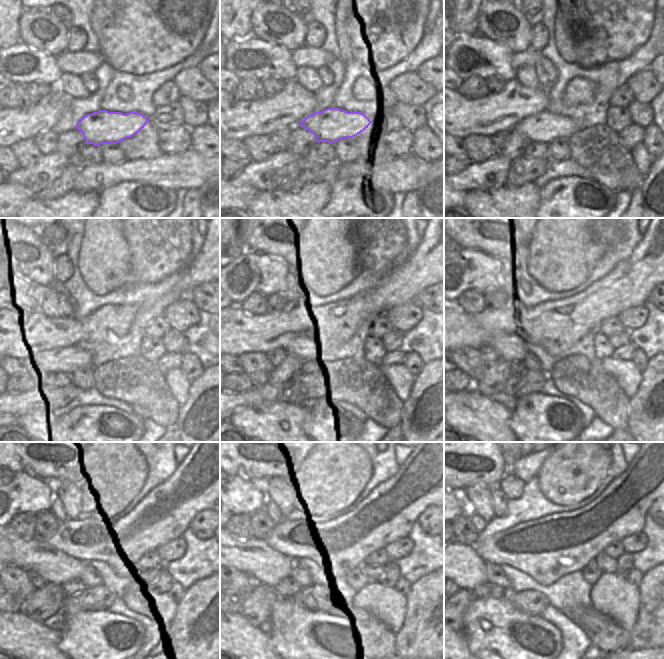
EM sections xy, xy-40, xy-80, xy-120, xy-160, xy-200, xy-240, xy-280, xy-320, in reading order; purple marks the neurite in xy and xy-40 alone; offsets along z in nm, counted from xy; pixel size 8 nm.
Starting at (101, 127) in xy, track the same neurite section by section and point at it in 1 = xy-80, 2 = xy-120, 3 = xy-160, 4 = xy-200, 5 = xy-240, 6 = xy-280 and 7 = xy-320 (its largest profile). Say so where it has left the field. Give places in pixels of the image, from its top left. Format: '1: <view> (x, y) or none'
1: xy-80 (545, 127)
2: xy-120 (93, 354)
3: xy-160 (312, 357)
4: xy-200 (511, 347)
5: xy-240 (51, 566)
6: xy-280 (253, 556)
7: xy-320 (464, 565)

